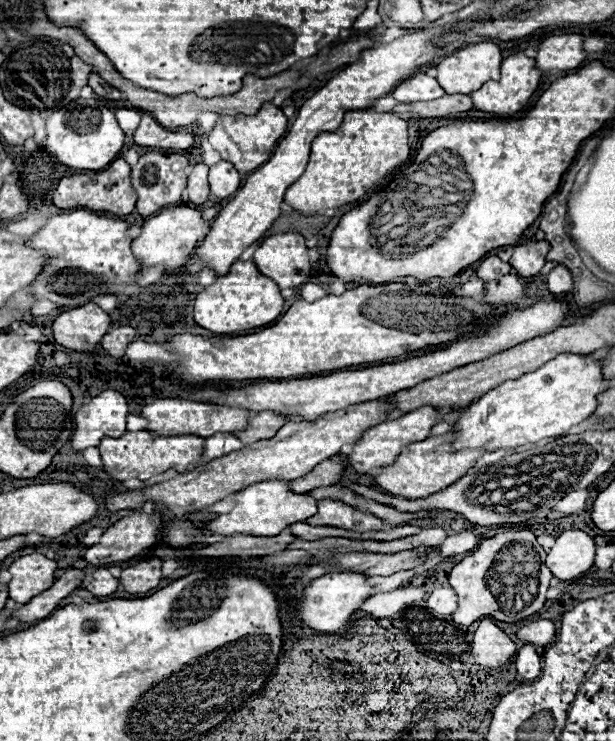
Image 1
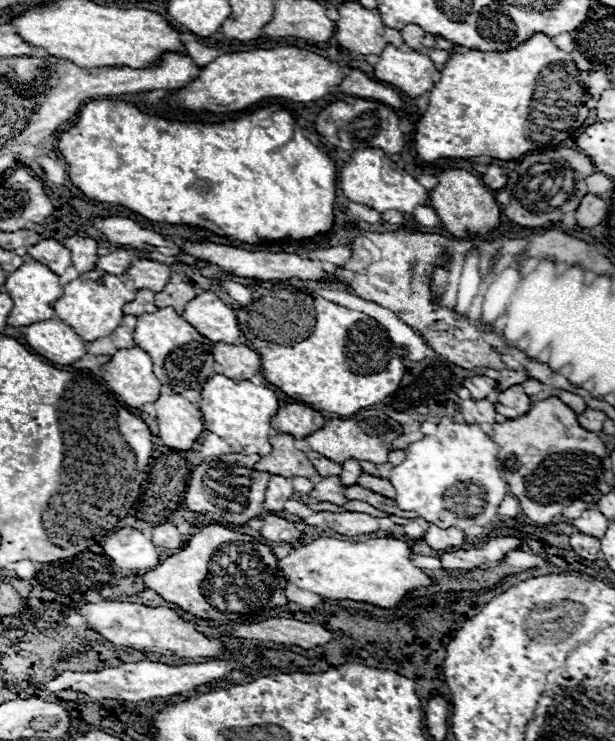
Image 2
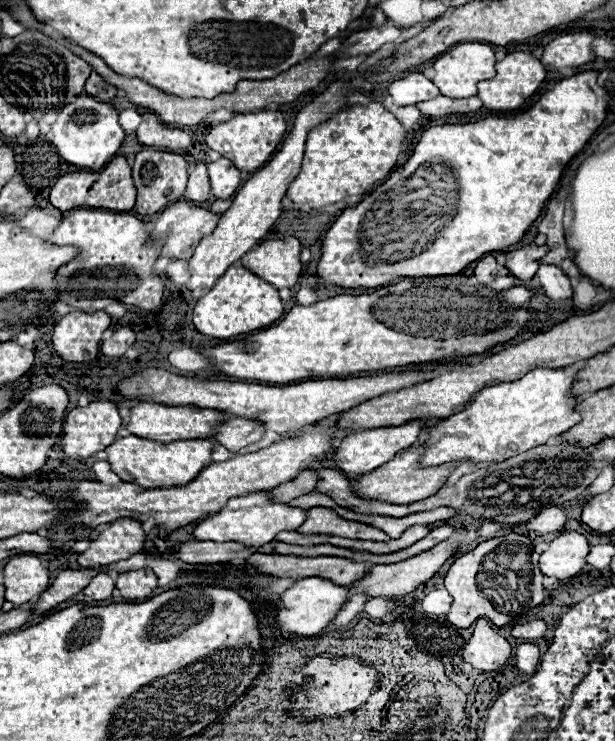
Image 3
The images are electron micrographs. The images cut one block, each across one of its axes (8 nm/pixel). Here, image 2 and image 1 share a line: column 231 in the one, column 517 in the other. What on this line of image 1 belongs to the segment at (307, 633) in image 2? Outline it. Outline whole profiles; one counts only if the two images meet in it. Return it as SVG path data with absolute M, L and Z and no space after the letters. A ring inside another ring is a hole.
M536 620L528 626L522 626L516 636L524 642L530 642L534 646L548 646L554 642L556 632L554 632L554 622L550 620Z

